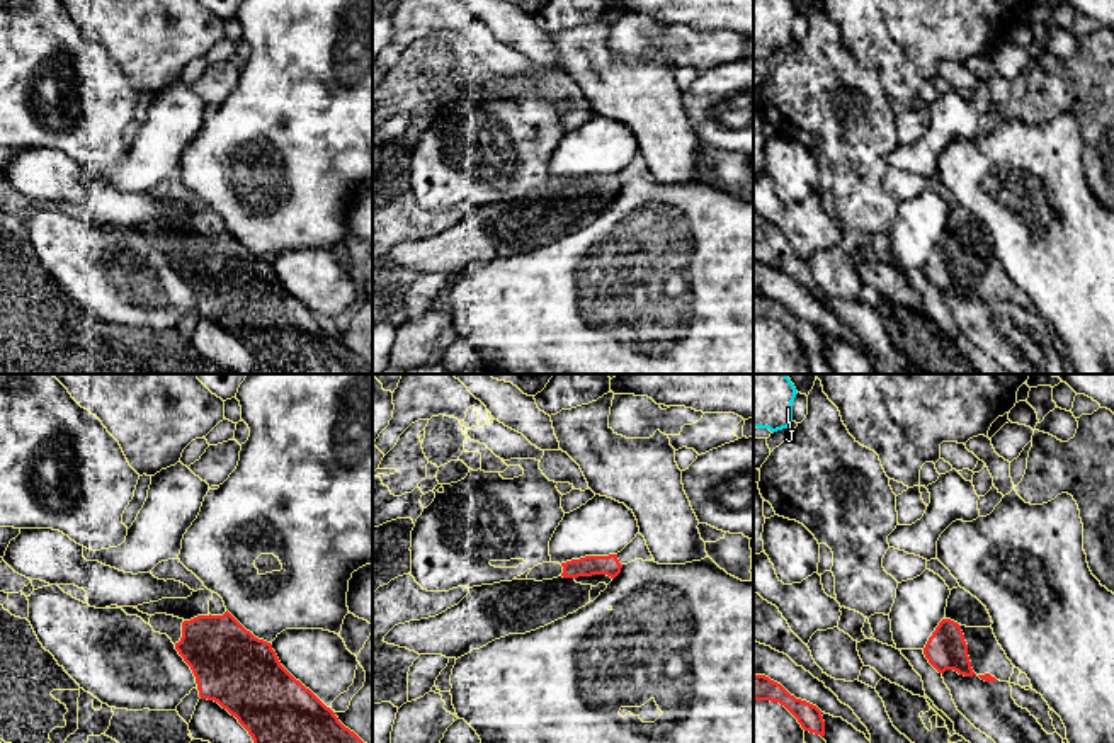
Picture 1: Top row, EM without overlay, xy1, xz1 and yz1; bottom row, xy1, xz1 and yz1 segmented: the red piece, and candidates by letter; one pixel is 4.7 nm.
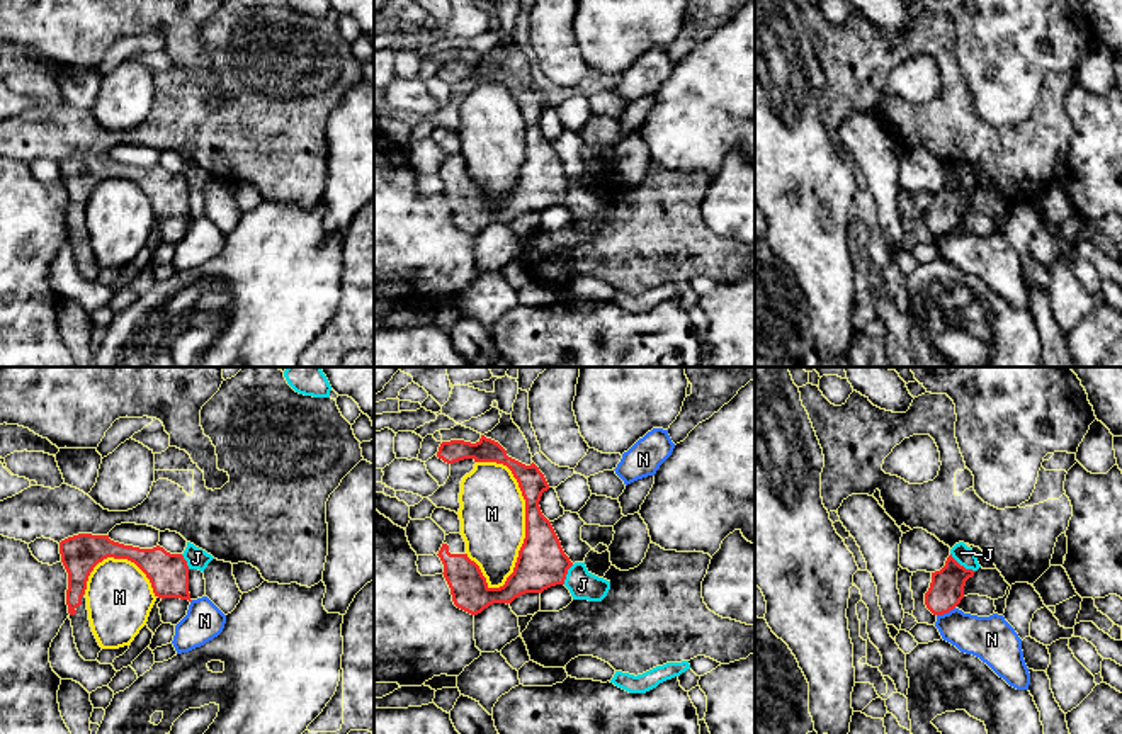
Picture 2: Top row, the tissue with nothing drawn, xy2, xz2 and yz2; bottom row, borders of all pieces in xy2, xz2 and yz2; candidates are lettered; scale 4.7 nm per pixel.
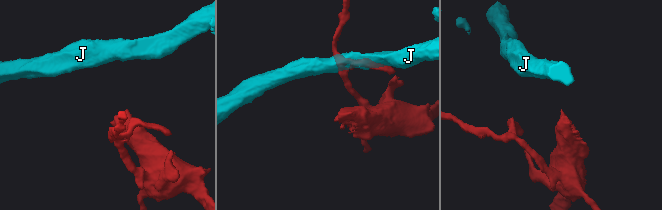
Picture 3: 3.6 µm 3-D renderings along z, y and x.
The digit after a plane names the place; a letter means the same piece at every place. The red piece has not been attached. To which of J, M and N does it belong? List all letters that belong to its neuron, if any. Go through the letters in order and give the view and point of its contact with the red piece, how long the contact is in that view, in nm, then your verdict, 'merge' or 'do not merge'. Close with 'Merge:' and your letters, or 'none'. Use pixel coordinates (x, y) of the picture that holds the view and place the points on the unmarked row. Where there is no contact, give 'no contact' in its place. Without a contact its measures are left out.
J: meets red in yz2 at (963, 186); contact 150 nm long; do not merge
M: meets red in xz2 at (526, 133); contact 600 nm long; do not merge
N: meets red in yz2 at (946, 231); contact 100 nm long; do not merge
Merge: none

